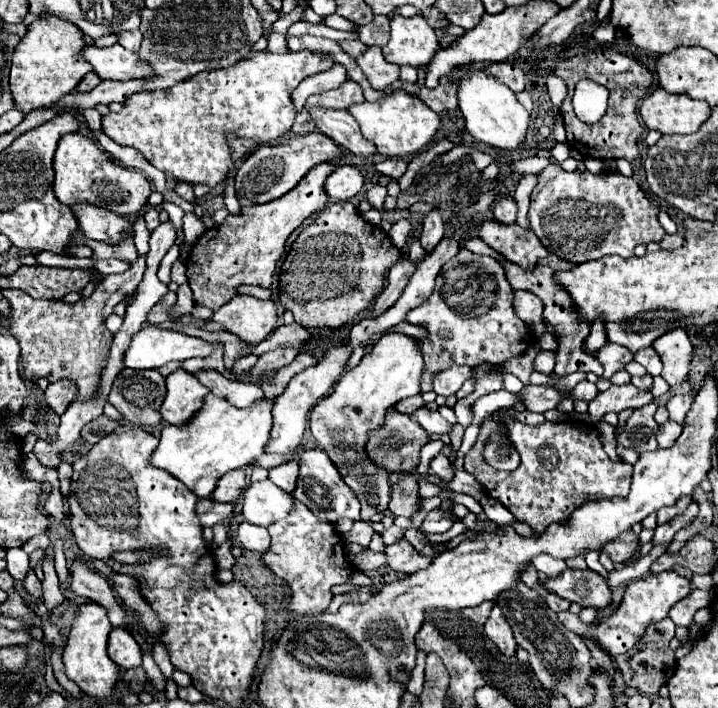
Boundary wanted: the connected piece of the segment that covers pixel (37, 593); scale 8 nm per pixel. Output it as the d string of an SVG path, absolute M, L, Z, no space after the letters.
M29 568L28 574L23 582L23 586L31 595L35 596L36 598L42 597L42 583L31 568Z

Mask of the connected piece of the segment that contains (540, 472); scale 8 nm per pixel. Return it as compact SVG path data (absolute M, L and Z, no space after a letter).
M492 416L484 422L480 436L472 450L464 456L464 470L470 472L492 498L500 500L520 522L528 524L534 534L542 534L554 522L566 522L572 508L580 508L590 500L626 496L630 492L632 464L614 462L604 452L598 430L590 424L576 422L544 422L540 426L528 426L518 420L506 424L510 440L522 456L522 464L514 472L494 470L482 458L484 444L492 430L496 430Z

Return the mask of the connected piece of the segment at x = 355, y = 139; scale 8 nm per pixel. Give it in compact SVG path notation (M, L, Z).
M310 108L310 118L316 124L318 132L330 136L336 144L344 146L346 150L354 152L356 156L374 156L376 148L370 144L360 128L358 122L348 114L348 110L330 110L330 108Z

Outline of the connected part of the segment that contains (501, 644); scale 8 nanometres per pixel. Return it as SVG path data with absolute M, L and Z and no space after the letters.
M494 608L492 610L492 614L490 614L490 618L488 618L486 626L484 626L484 632L498 646L498 650L504 656L508 656L508 658L516 656L516 648L518 648L516 646L516 640L512 636L512 628L502 618L502 610L500 608Z

